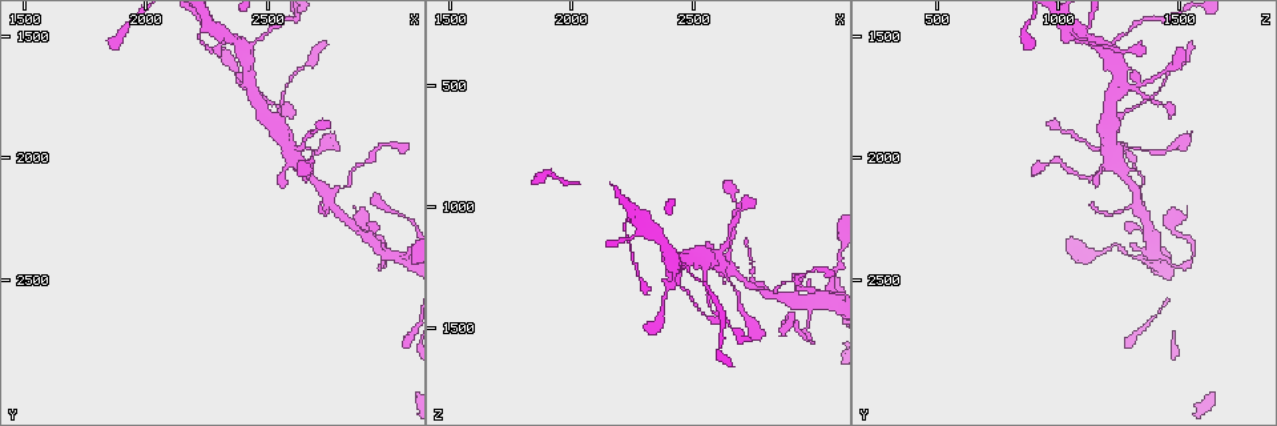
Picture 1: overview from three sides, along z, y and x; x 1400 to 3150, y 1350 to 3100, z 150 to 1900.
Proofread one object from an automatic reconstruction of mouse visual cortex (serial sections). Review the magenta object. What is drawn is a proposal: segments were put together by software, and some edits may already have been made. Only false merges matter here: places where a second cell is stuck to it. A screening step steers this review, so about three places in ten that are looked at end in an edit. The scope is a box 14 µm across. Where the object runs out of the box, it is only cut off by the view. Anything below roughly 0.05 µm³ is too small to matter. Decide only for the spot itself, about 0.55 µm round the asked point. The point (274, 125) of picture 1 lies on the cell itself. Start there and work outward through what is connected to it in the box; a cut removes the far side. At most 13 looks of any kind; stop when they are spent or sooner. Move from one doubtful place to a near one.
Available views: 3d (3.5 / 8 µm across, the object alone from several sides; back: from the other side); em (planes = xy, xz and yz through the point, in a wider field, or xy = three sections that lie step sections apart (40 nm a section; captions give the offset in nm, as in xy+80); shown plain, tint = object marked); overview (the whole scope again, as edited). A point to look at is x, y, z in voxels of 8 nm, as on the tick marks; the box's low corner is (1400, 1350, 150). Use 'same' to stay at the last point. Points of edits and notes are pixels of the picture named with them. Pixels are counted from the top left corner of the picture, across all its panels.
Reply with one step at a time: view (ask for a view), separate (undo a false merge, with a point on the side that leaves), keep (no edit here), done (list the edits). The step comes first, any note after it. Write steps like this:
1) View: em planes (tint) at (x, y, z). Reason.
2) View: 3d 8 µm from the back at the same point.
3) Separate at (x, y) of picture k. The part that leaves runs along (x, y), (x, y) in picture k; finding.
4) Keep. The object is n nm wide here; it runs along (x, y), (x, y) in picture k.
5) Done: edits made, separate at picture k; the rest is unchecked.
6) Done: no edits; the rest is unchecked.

View: 3d 3.5 µm at (2390, 1560, 1210).

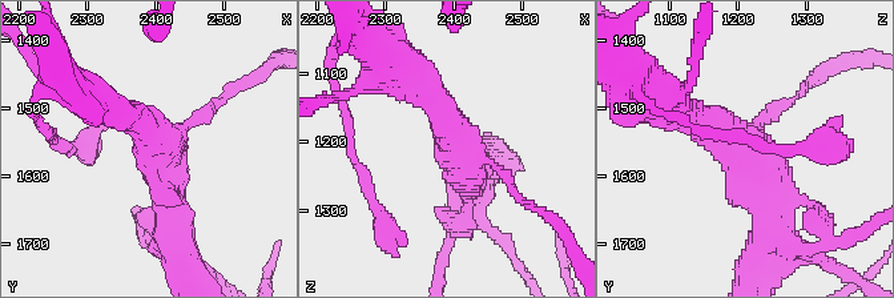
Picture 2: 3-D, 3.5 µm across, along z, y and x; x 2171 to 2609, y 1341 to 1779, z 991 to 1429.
View: em xy step 1 (tint) at (2405, 1560, 1205).

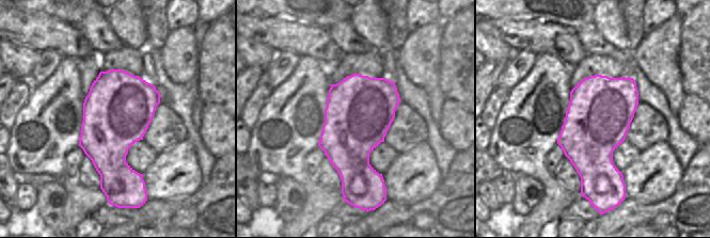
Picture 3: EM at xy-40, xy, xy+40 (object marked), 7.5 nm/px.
View: em xy step 2 (tint) at the same point. Another direction.

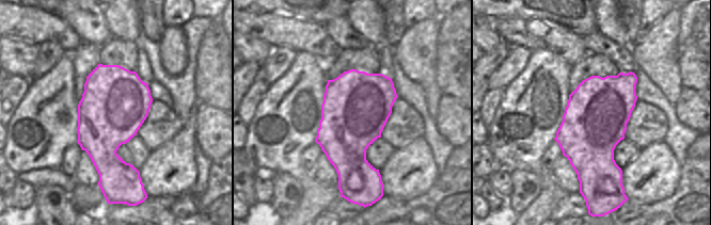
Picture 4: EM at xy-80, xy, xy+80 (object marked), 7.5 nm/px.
Keep. The arms are 150, 350, 400 nm wide; it runs along (770, 228), (764, 174), (679, 113) in picture 2; all the same cell.

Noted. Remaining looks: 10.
View: 3d 3.5 µm at (2270, 1470, 1050). Small branch off a trunk.

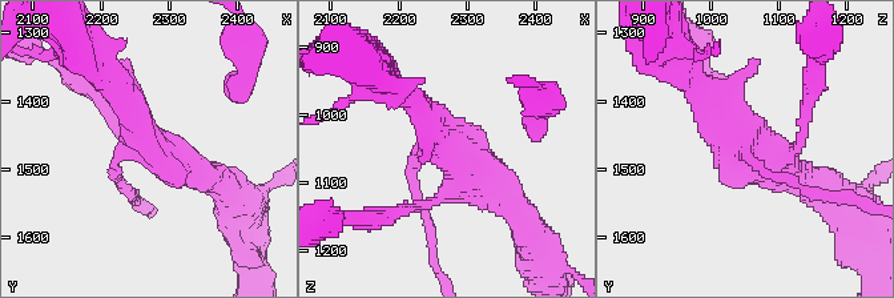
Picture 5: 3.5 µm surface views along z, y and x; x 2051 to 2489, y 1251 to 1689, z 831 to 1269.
View: em xy step 5 (tint) at (2260, 1465, 1050). 4 arms meet here; the arms are 150, 200, 350, 350 nm wide; need the tissue.

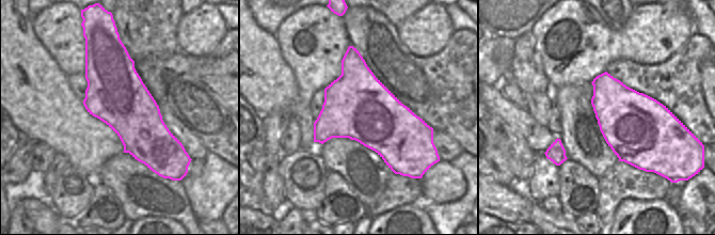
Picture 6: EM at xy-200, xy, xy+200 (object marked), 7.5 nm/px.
Keep. It runs along (208, 174), (143, 147), (109, 77) in picture 5; continuous, no second cell.

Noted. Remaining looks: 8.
View: 3d 8 µm at (2610, 1970, 1210). Thin arm on a thick one.

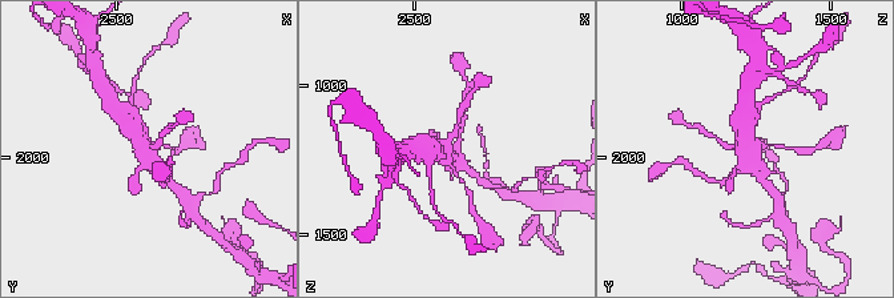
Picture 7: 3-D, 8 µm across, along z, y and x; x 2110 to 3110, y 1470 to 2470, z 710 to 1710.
View: 3d 3.5 µm at (2600, 1980, 1220).

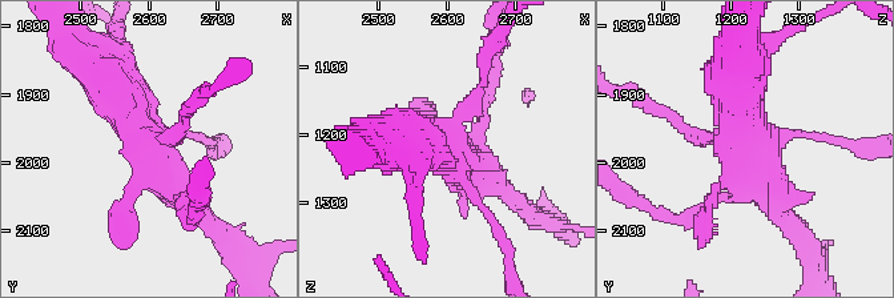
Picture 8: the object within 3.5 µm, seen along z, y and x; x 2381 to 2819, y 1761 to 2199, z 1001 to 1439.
View: em planes (tint) at (2600, 1975, 1220).

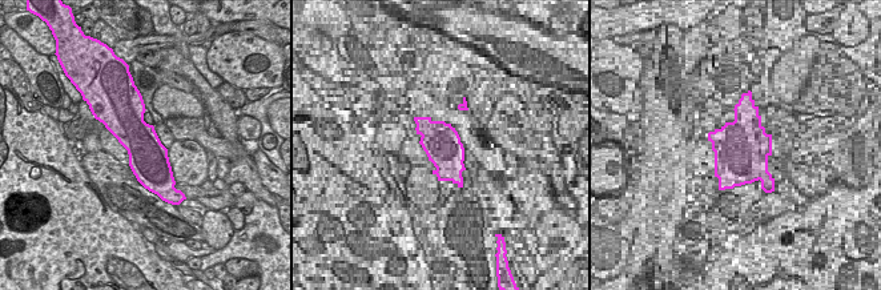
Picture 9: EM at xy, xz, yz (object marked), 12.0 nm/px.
Keep. It runs along (101, 73), (166, 174), (200, 212) in picture 8; continuous, no second cell.

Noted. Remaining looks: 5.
View: em xy step 5 (tint) at (2740, 2150, 1320). A fork.

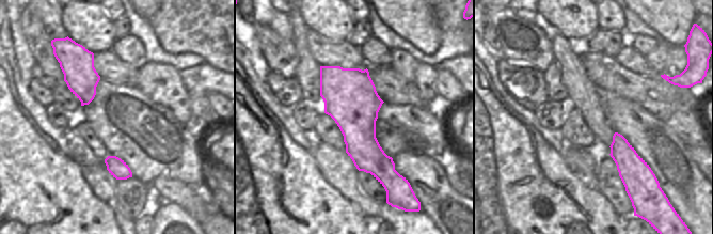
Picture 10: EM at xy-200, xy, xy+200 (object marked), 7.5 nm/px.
View: 3d 3.5 µm at the same point. See where the arms go.

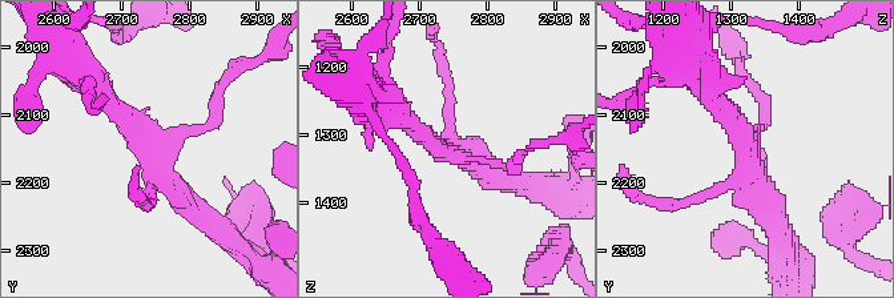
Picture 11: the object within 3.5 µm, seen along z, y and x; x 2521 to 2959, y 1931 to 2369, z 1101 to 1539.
Keep. The object is 400 nm wide here; it runs along (96, 84), (202, 214) in picture 11; all the same cell.

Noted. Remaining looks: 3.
View: 3d 3.5 µm at (3070, 2250, 1350). Thin neck.

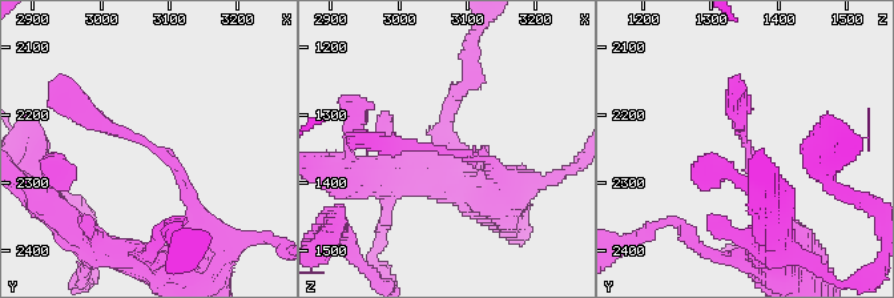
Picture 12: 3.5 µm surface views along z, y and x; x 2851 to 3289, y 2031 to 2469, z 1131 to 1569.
View: em xy step 3 (tint) at (3070, 2245, 1355).

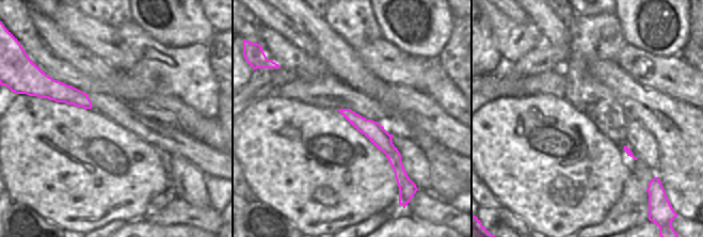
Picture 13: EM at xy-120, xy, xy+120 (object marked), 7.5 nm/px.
Keep. It runs along (198, 212), (161, 150), (76, 97) in picture 12; one cell here.

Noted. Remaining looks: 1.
Done: no edits; the rest is unchecked.

